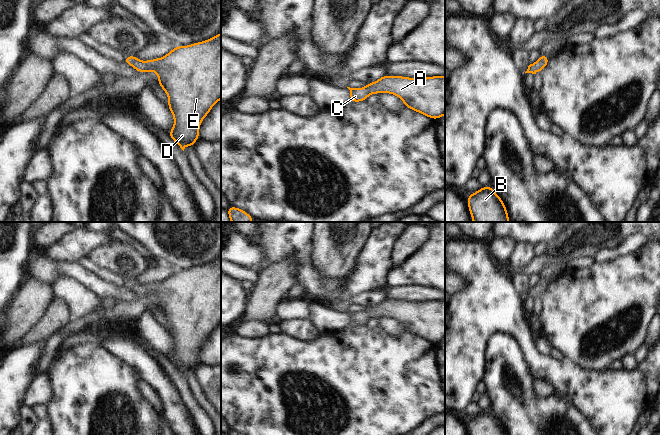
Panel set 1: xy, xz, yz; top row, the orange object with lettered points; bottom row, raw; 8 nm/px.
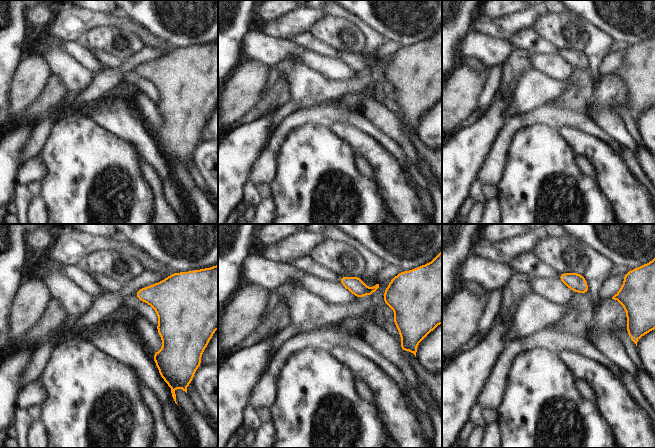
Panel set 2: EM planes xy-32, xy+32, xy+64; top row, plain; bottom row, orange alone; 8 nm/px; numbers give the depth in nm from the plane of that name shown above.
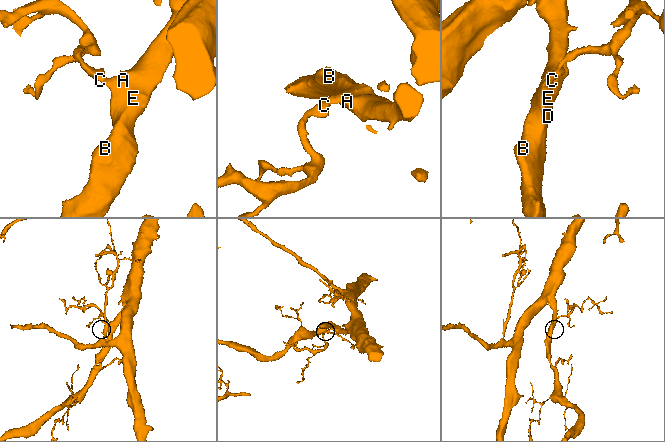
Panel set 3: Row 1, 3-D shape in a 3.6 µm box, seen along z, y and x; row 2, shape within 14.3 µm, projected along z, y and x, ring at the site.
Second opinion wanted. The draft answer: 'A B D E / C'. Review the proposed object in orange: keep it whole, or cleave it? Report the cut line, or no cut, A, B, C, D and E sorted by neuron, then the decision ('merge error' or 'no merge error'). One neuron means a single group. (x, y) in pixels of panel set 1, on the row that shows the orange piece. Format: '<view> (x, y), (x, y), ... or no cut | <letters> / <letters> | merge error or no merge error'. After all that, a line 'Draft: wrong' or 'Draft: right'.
no cut | A B C D E | no merge error
Draft: wrong

